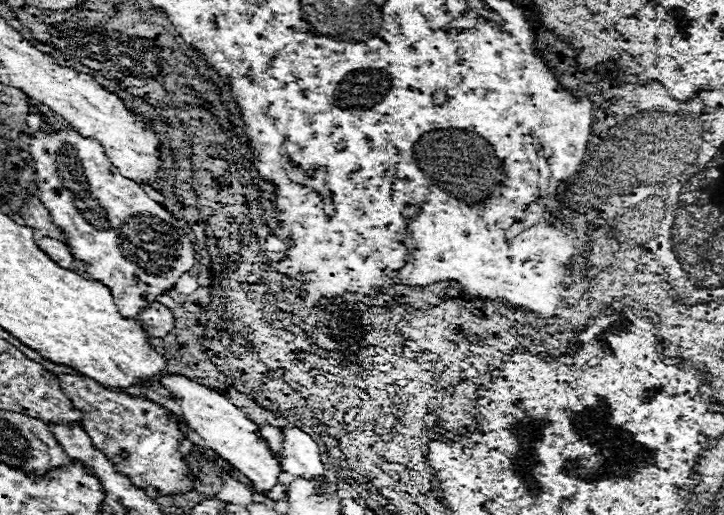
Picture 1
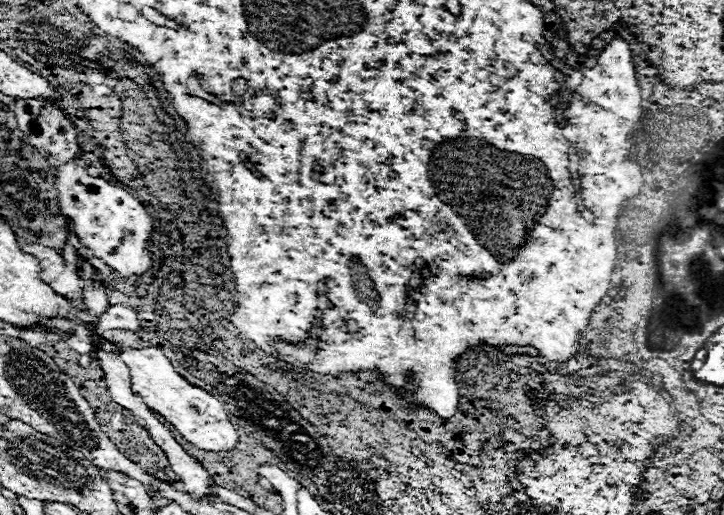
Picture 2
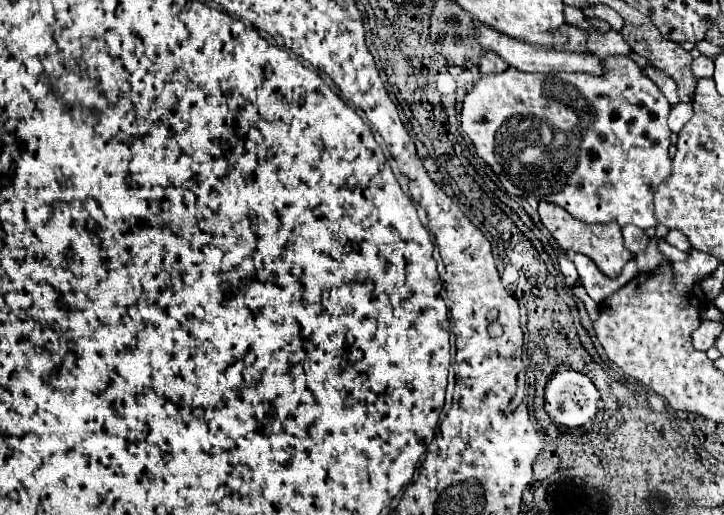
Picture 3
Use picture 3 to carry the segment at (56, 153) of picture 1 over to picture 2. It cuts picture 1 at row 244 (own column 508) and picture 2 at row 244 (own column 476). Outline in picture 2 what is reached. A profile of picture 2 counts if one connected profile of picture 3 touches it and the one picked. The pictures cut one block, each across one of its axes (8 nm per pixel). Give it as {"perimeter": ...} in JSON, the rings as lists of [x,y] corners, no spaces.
{"perimeter":[[[78,156],[58,166],[56,190],[60,212],[72,220],[72,232],[80,244],[90,248],[94,258],[102,260],[110,270],[120,276],[146,274],[154,268],[154,254],[150,252],[154,218],[146,212],[144,204],[124,188],[88,174],[88,164],[78,164]]]}

